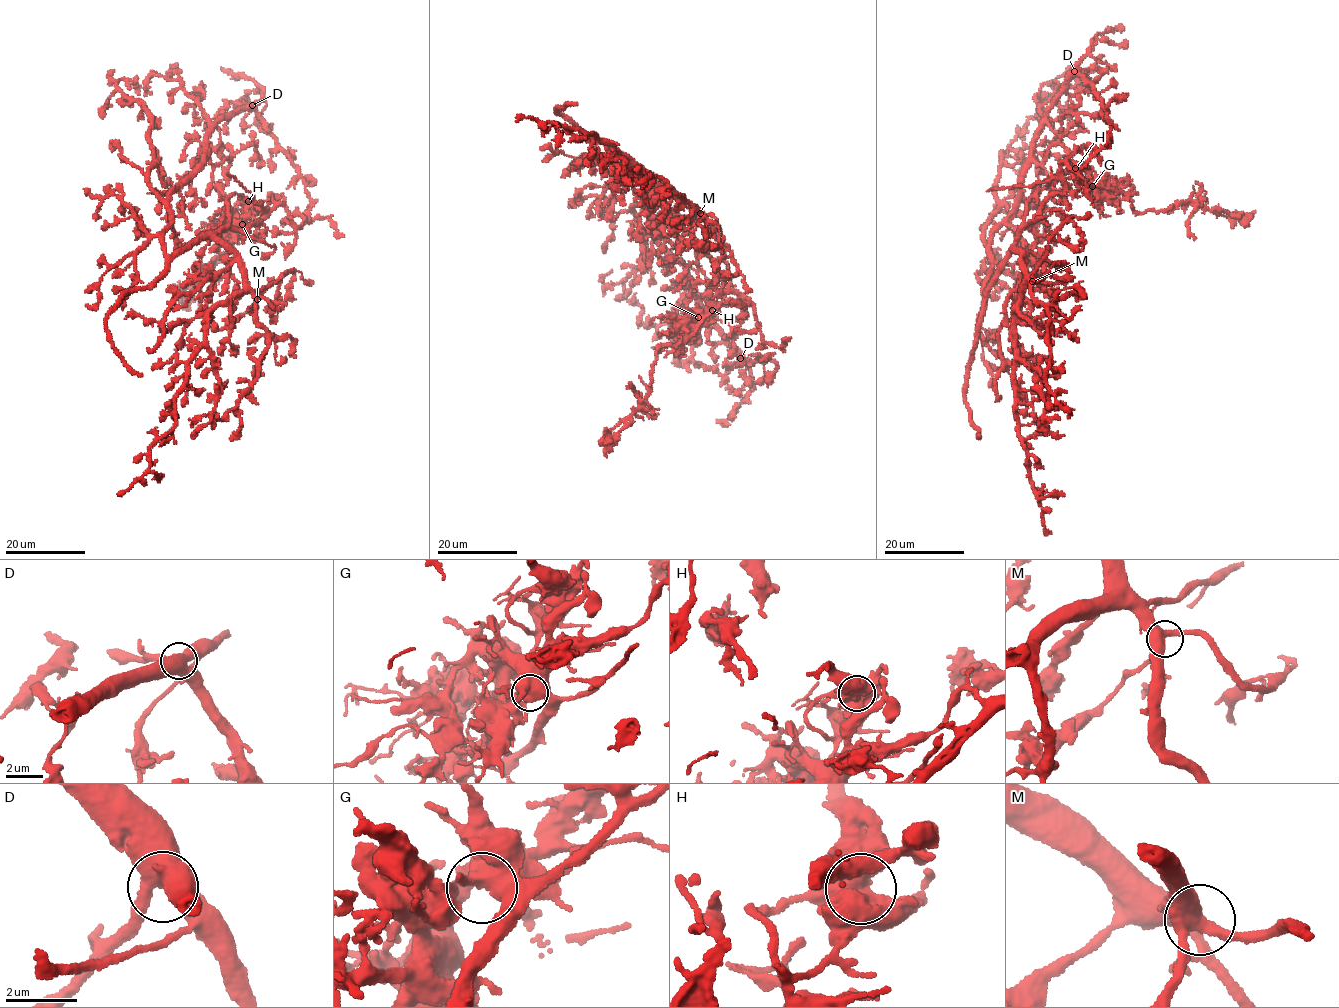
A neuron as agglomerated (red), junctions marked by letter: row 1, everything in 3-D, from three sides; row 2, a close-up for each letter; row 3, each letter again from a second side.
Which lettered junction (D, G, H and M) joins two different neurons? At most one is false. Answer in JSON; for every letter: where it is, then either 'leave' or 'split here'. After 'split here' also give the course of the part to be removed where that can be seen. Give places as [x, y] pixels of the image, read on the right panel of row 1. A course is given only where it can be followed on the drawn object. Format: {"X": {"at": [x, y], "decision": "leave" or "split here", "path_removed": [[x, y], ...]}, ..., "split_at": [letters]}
{"D": {"at": [1074, 71], "decision": "leave"}, "G": {"at": [1092, 186], "decision": "leave"}, "H": {"at": [1075, 168], "decision": "split here", "path_removed": [[1075, 168], [1074, 172], [1080, 178], [1124, 192], [1135, 212], [1164, 210], [1187, 201], [1244, 216], [1255, 211]]}, "M": {"at": [1032, 281], "decision": "leave"}, "split_at": ["H"]}

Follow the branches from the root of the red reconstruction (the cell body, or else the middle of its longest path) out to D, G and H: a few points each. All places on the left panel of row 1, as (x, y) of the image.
D: (170, 256), (167, 256), (163, 244), (164, 228), (170, 223), (170, 192), (201, 165), (209, 125), (252, 105)
G: (170, 256), (227, 225), (230, 218), (227, 201), (235, 194), (243, 196), (249, 204), (242, 224)
H: (170, 256), (227, 225), (229, 196), (238, 194), (248, 201)

